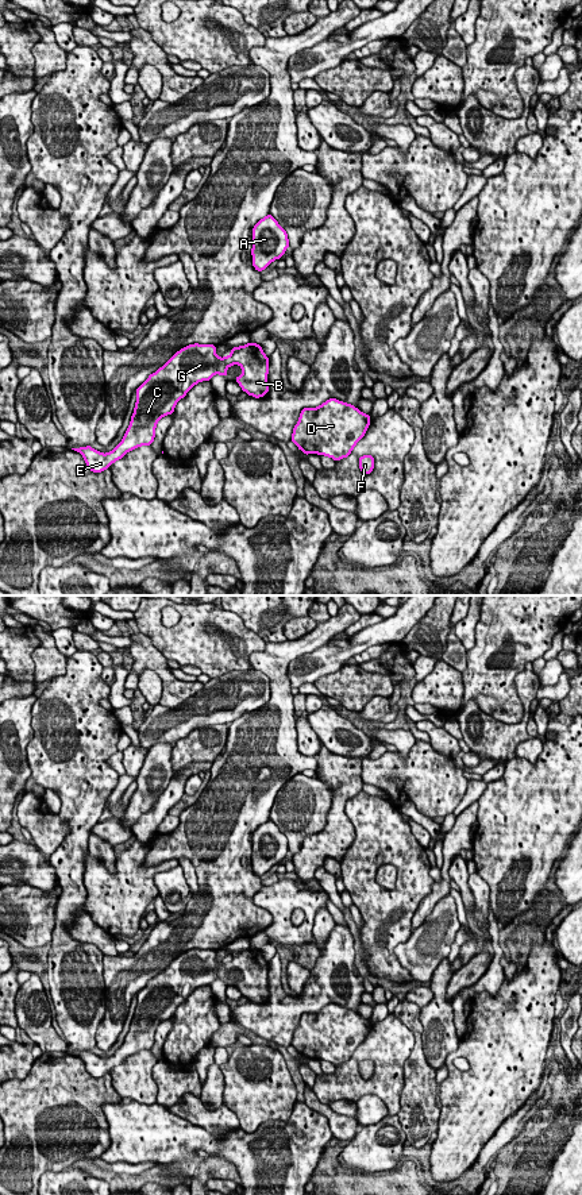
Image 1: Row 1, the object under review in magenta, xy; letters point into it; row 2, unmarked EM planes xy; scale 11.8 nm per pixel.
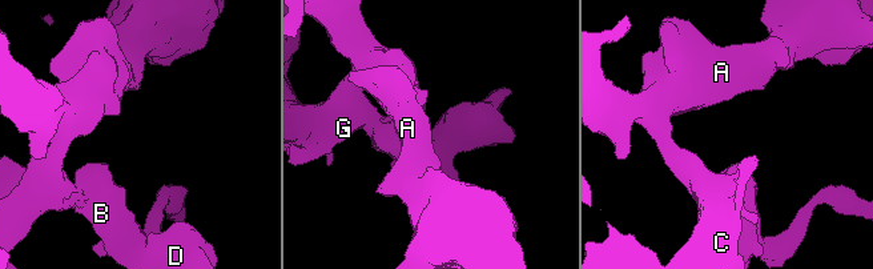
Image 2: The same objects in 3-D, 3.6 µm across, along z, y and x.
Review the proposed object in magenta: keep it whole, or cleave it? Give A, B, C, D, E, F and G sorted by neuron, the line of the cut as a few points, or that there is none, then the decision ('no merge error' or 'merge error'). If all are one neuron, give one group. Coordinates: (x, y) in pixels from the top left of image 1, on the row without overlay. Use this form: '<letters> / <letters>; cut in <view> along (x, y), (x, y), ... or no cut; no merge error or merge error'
A B C D E F G; no cut; no merge error

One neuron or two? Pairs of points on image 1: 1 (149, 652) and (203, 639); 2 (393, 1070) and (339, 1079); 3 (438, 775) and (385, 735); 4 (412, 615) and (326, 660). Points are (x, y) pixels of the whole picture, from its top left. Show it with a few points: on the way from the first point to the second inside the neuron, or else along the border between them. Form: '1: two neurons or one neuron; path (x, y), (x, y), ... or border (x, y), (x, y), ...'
1: two neurons; border (141, 632), (150, 639), (151, 644), (166, 659)
2: one neuron; path (380, 1083), (353, 1084)
3: two neurons; border (417, 740), (405, 758), (401, 758), (393, 748)
4: one neuron; path (390, 629), (363, 639), (347, 652)

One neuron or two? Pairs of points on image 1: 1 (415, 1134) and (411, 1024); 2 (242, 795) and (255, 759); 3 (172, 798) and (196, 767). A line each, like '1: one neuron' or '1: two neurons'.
1: one neuron
2: one neuron
3: one neuron

